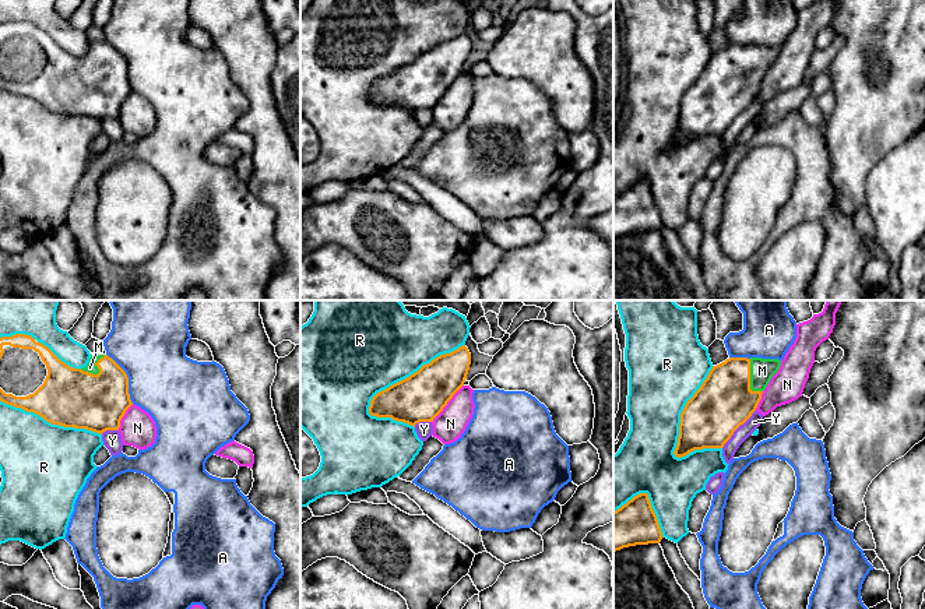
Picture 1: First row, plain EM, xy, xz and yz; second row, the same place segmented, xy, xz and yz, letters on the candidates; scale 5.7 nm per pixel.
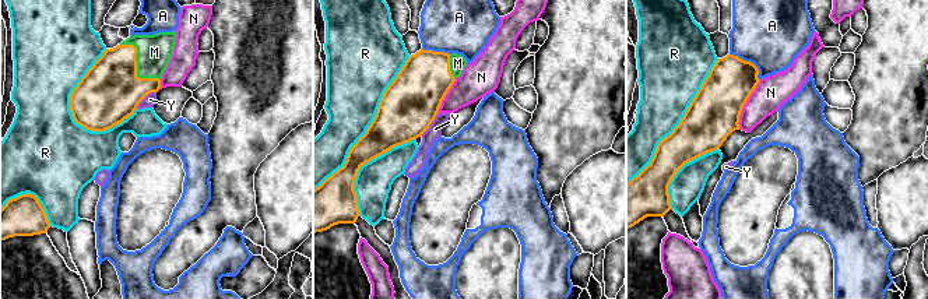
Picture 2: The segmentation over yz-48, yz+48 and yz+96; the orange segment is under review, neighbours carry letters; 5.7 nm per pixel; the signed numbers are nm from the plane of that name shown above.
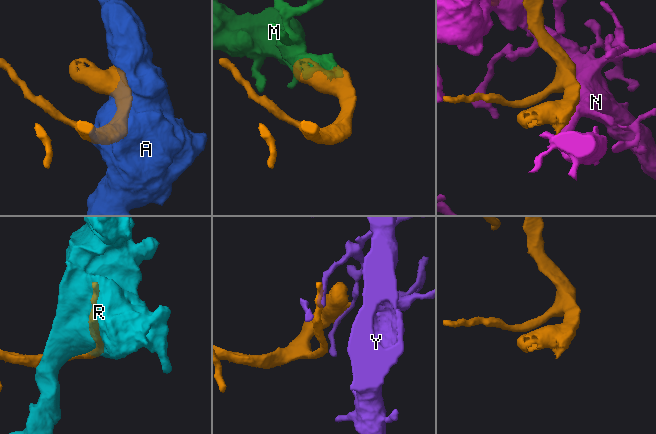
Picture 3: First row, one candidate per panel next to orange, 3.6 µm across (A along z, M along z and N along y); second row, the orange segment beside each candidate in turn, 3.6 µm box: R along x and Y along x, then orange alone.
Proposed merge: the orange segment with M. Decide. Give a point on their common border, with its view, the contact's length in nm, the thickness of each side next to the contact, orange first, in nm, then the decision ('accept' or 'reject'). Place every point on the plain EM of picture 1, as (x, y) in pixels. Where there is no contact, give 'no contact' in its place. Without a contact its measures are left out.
meets orange in yz at (749, 67); contact 200 nm long; 320 nm thick on the orange side, 140 nm on the other; accept

